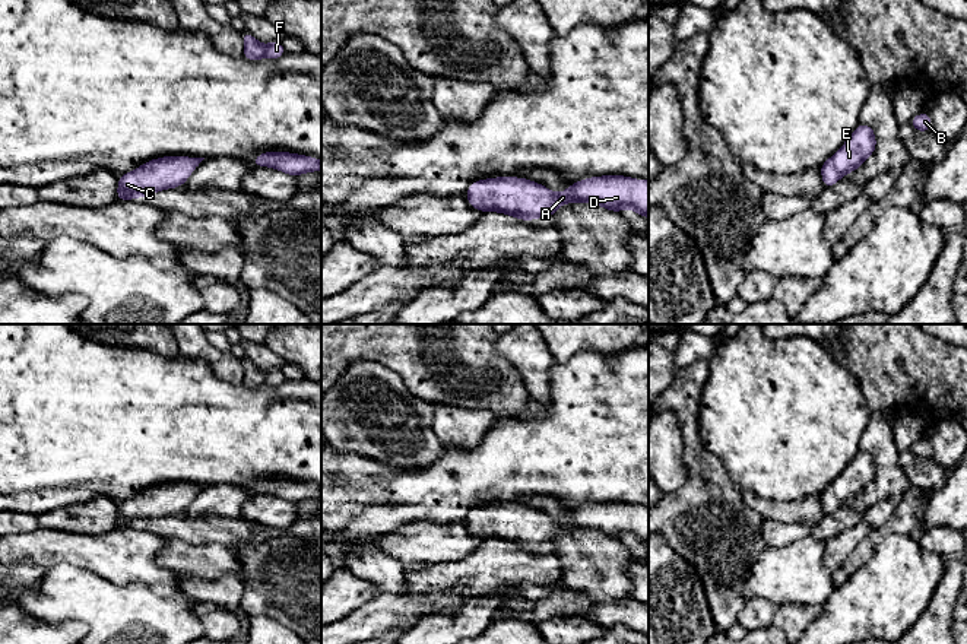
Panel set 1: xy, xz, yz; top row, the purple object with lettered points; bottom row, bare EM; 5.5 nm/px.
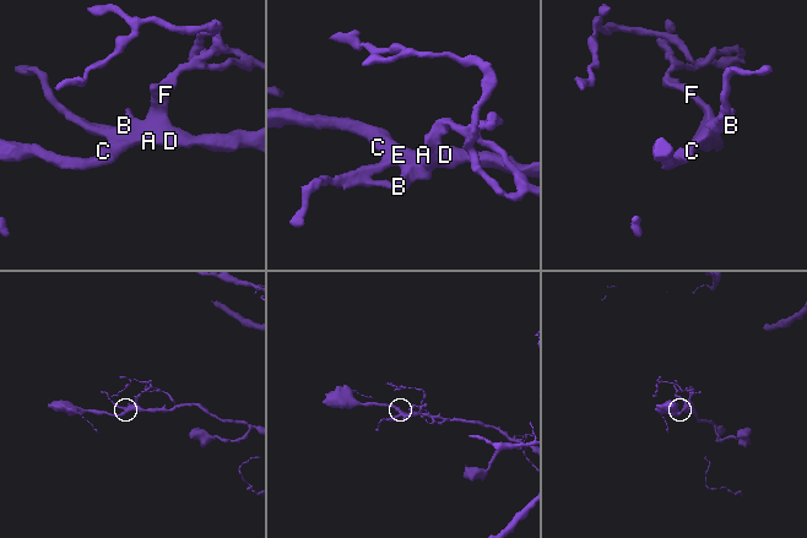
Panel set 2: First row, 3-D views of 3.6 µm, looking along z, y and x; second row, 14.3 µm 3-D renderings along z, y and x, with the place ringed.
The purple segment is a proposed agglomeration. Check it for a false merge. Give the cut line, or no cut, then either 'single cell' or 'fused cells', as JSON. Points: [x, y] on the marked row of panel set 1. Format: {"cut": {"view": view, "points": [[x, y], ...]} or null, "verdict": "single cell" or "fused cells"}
{"cut": null, "verdict": "single cell"}

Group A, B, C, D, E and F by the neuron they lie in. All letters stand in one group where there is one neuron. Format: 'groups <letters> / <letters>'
groups A B C D E F

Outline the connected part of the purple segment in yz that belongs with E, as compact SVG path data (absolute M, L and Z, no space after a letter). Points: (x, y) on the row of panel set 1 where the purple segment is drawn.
M859 124L843 147L821 166L822 184L833 187L843 175L857 169L875 152L876 139L869 124Z

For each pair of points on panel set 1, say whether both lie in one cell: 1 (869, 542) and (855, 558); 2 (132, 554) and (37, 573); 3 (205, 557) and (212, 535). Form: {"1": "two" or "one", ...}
{"1": "one", "2": "two", "3": "two"}

